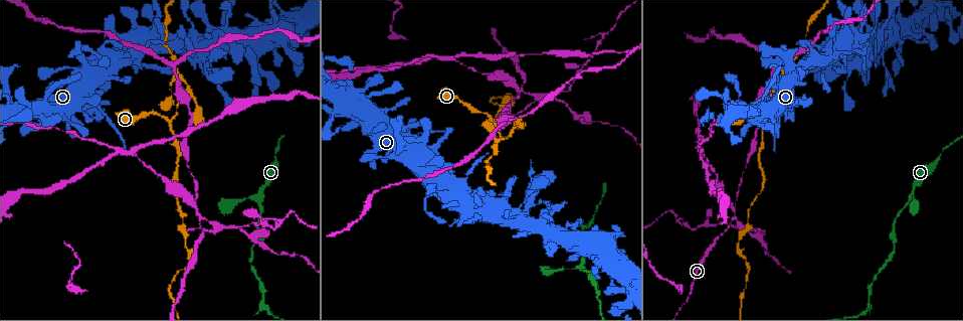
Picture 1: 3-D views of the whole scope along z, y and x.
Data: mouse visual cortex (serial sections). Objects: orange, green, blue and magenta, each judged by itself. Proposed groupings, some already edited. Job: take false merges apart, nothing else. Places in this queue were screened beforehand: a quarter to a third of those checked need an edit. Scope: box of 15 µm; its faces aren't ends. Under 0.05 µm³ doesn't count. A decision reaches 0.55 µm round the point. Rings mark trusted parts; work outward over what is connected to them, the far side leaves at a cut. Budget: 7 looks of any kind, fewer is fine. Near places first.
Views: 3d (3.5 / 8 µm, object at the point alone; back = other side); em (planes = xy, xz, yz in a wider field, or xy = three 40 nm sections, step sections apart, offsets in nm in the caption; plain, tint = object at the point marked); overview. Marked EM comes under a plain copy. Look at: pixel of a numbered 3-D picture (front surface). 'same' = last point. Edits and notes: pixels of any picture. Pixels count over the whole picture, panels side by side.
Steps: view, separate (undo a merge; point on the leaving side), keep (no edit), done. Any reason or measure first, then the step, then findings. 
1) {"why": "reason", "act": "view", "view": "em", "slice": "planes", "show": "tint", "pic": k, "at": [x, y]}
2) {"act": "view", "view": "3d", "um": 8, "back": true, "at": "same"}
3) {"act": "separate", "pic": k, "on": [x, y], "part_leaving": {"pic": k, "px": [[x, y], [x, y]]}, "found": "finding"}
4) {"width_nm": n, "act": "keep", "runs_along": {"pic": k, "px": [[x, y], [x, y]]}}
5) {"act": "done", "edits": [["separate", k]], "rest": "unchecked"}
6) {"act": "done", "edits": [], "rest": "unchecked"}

{"why": "abrupt turn", "act": "view", "view": "3d", "um": 3.5, "pic": 1, "at": [178, 107]}

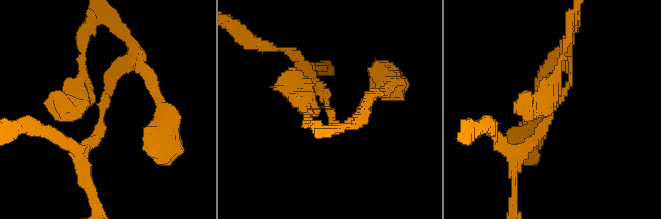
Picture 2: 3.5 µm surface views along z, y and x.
{"act": "view", "view": "em", "slice": "xy", "step": 3, "show": "tint", "pic": 2, "at": [103, 109]}

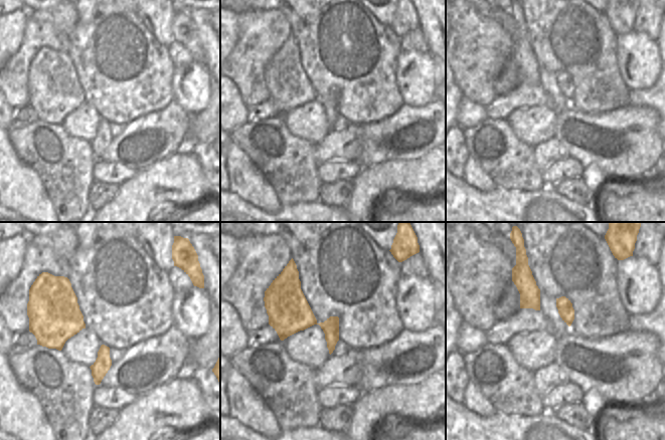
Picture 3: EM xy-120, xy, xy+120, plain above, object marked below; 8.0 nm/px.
{"act": "keep", "runs_along": {"pic": 2, "px": [[512, 151], [568, 86], [566, 55]]}, "found": "one cell here"}

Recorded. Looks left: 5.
{"why": "sharp bend", "act": "view", "view": "3d", "um": 3.5, "pic": 1, "at": [861, 31]}

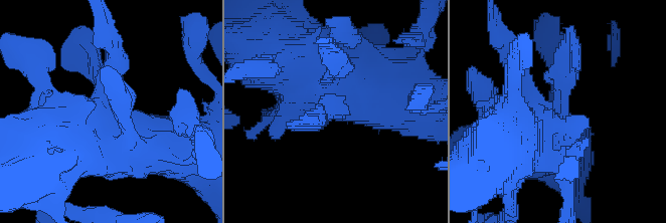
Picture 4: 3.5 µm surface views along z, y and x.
{"act": "view", "view": "em", "slice": "planes", "show": "tint", "at": "same"}

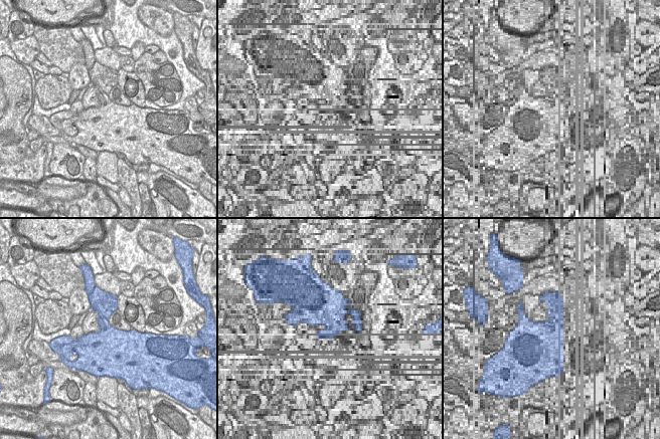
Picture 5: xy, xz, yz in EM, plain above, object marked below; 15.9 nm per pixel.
{"act": "keep", "runs_along": {"pic": 4, "px": [[292, 60], [351, 94], [412, 104]]}, "found": "continuous, no second cell"}

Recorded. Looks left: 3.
{"why": "sharp bend", "act": "view", "view": "3d", "um": 3.5, "pic": 1, "at": [361, 100]}

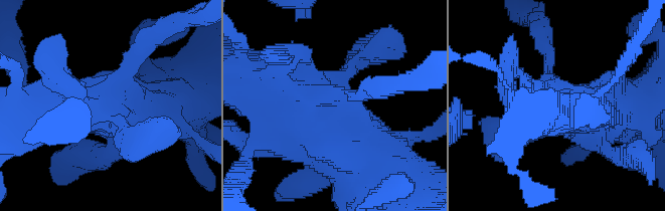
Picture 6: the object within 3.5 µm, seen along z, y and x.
{"why": "need the tissue", "act": "view", "view": "em", "slice": "xy", "step": 3, "show": "tint", "pic": 6, "at": [111, 106]}

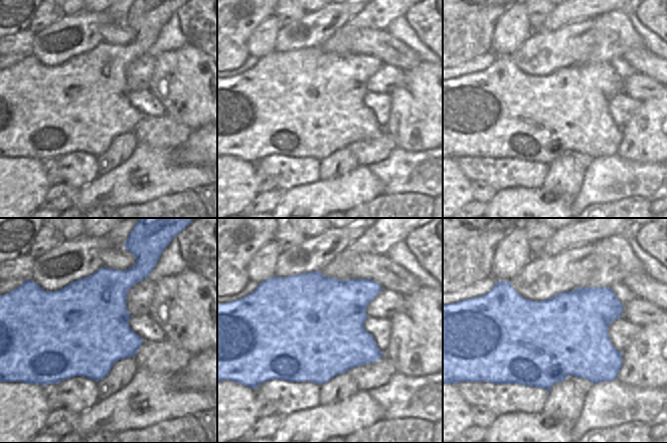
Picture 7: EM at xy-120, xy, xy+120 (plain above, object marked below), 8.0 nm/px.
{"width_nm": 850, "act": "keep", "runs_along": {"pic": 6, "px": [[377, 170], [291, 97], [264, 84]]}, "found": "continuous, no second cell"}

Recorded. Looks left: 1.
{"act": "done", "edits": [], "rest": "unchecked"}

